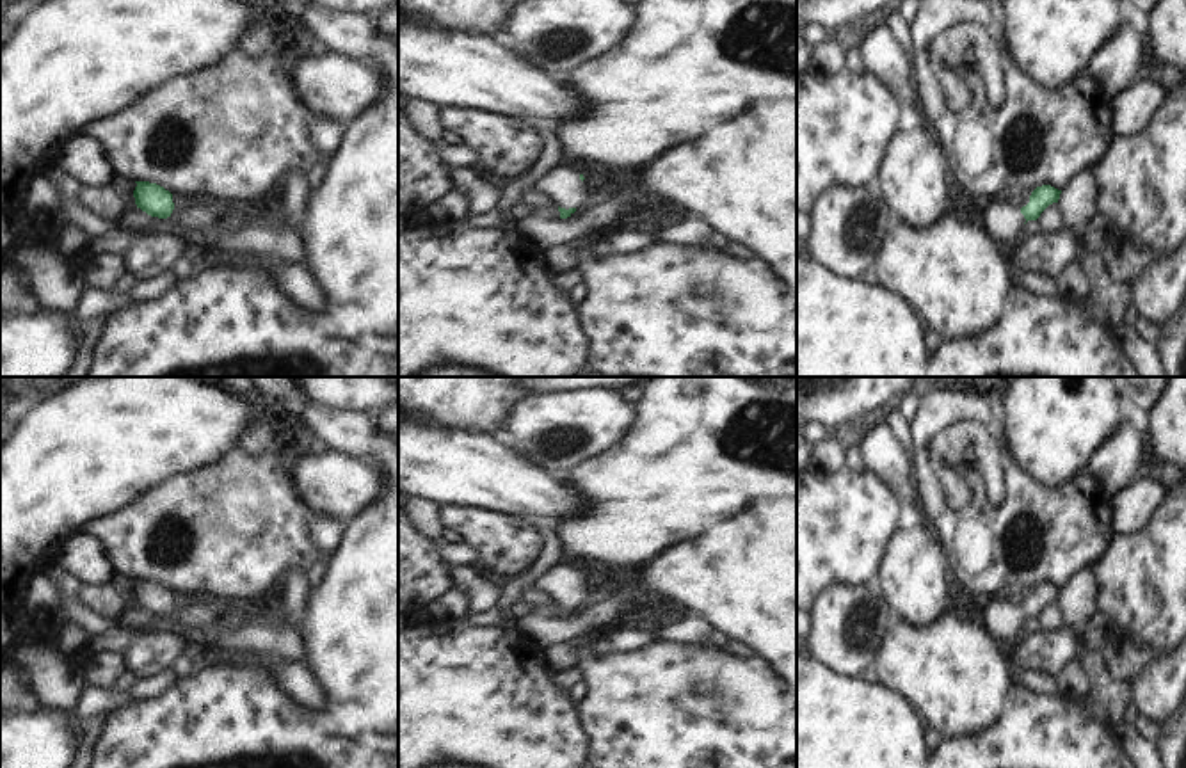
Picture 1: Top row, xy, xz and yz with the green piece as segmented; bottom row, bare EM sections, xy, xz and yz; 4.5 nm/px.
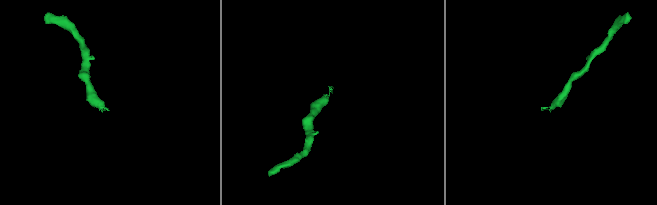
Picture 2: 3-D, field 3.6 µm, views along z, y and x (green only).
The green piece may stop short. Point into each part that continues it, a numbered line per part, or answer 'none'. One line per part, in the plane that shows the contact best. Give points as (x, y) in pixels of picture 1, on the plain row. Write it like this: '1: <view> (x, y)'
1: xz (562, 584)

